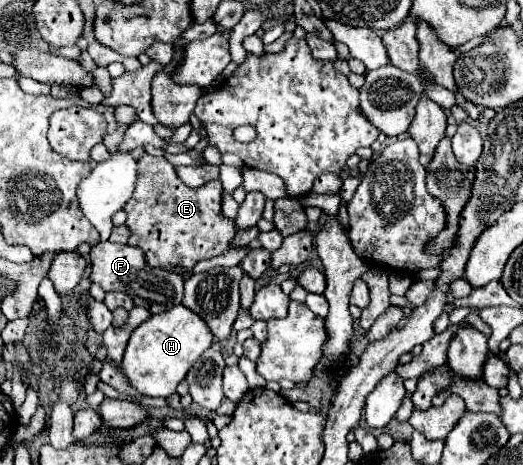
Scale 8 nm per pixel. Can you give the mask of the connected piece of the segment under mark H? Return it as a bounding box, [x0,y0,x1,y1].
[118,304,214,398]

